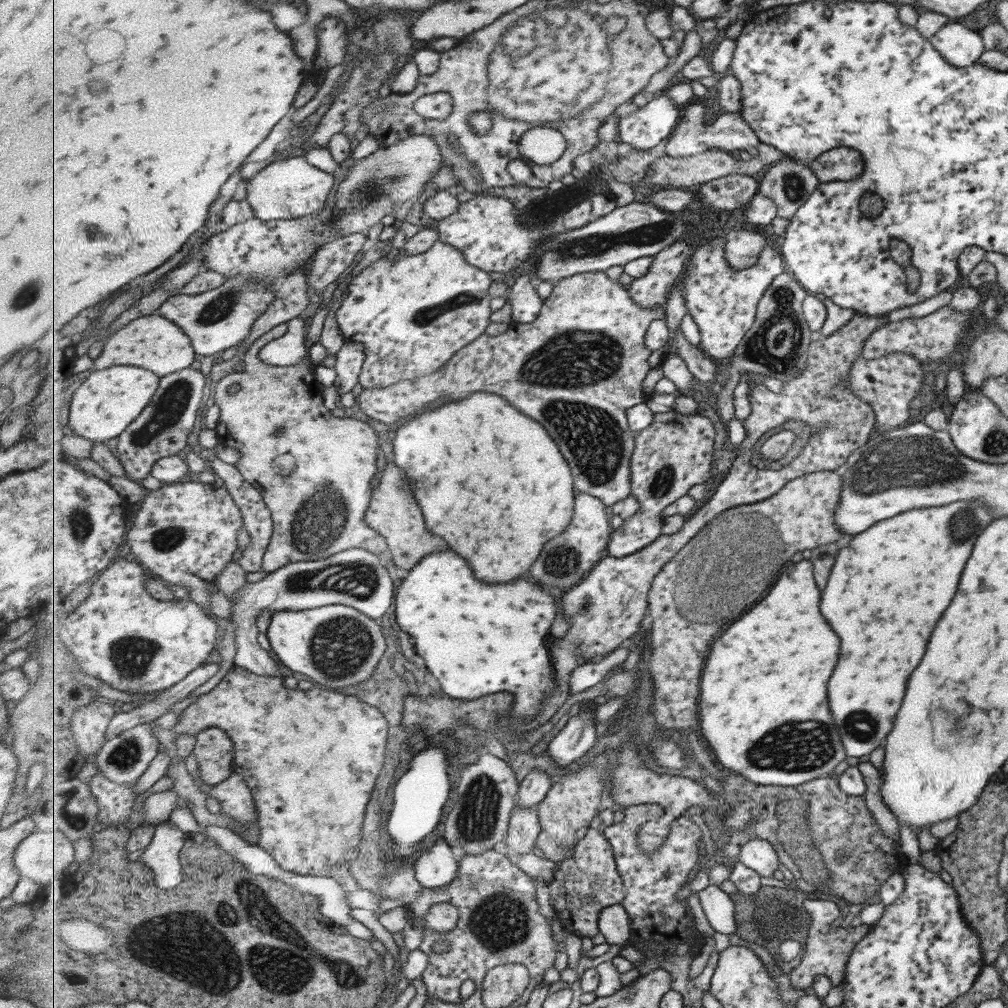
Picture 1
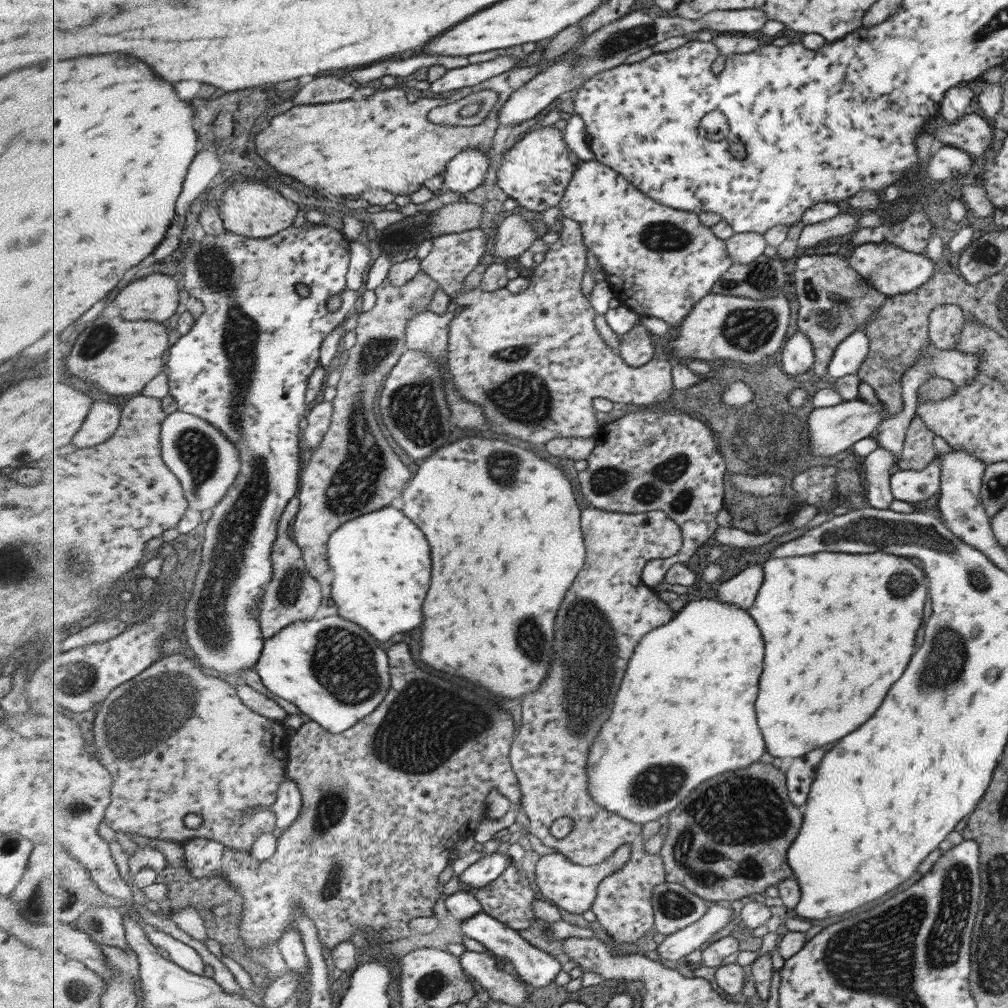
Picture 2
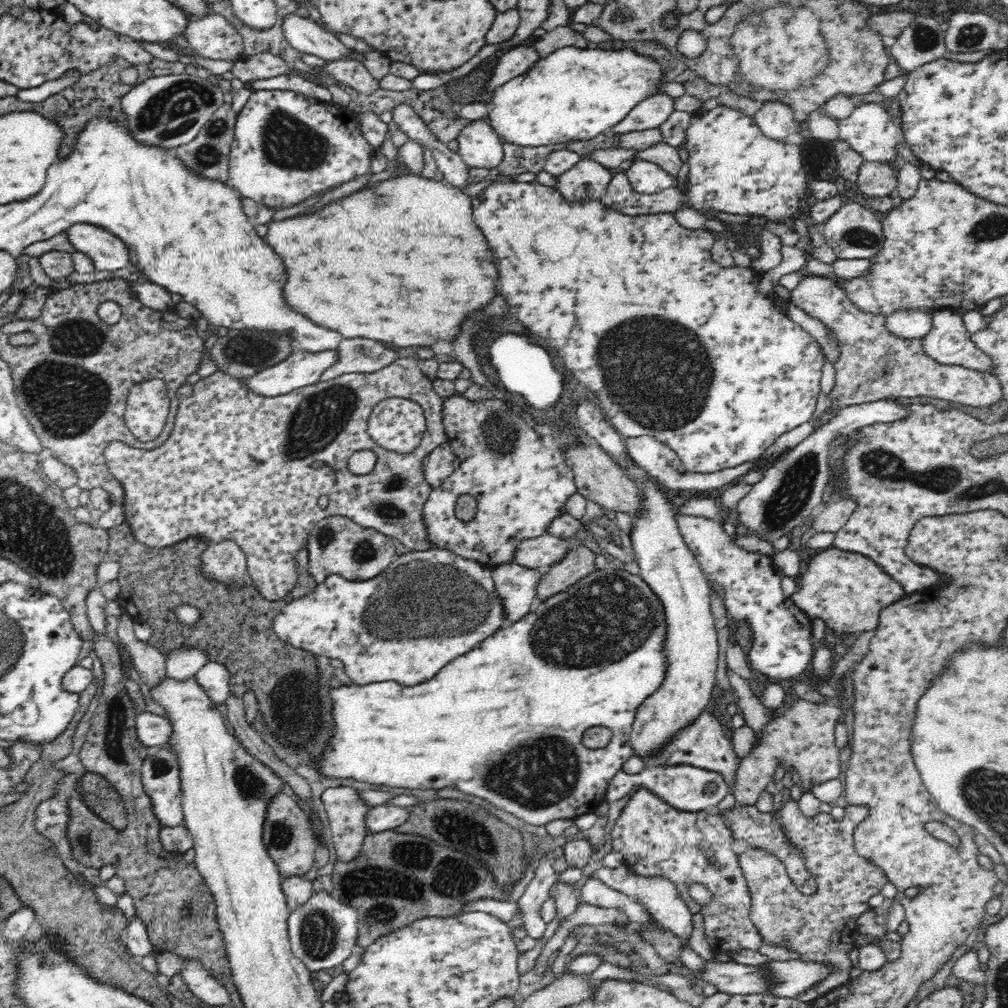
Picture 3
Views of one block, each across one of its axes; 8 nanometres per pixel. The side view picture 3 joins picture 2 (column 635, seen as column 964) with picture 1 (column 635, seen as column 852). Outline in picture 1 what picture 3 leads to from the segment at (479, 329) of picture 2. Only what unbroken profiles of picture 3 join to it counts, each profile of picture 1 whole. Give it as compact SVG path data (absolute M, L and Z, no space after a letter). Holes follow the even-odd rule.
M598 270L597 272L576 274L575 276L564 278L555 284L552 296L544 301L541 314L539 314L539 318L535 322L531 322L531 324L512 323L507 332L499 336L489 336L487 333L482 334L477 340L470 342L469 345L465 345L463 350L459 350L450 361L447 361L441 369L433 374L402 380L401 382L396 382L394 385L383 388L360 389L358 407L365 415L378 421L379 425L390 425L403 420L403 418L408 419L418 416L419 412L424 412L427 408L431 408L431 406L445 404L451 400L459 402L459 400L467 398L473 392L495 392L495 394L507 398L517 410L523 410L523 414L535 418L537 422L543 422L543 426L547 426L547 430L551 430L551 436L555 438L555 442L559 442L559 448L563 450L563 456L567 458L567 462L571 462L571 468L573 468L573 474L575 474L575 486L579 486L581 493L595 495L597 498L602 499L607 506L613 506L620 500L625 500L632 495L631 459L636 447L637 434L631 430L631 426L629 425L628 408L637 406L637 404L641 404L647 399L643 393L643 382L645 382L647 374L651 372L650 357L652 356L652 352L647 348L646 336L651 324L655 320L667 320L667 311L663 307L655 307L655 309L639 307L631 297L628 286L619 283L617 280L611 280L606 271Z

